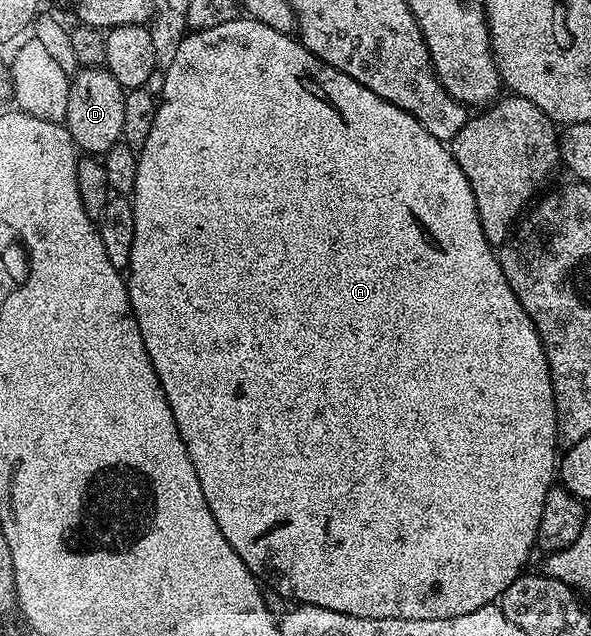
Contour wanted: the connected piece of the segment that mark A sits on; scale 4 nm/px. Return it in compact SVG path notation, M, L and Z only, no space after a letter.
M236 19L220 23L217 27L184 34L175 59L164 70L165 82L157 102L155 123L151 123L147 143L143 143L137 153L135 187L131 194L135 211L135 239L131 243L127 284L129 302L139 323L147 355L155 367L155 375L159 375L167 403L171 407L171 415L175 415L179 435L195 467L195 475L199 475L203 499L207 499L207 507L211 507L211 515L215 515L215 523L219 523L223 539L235 547L235 555L247 563L258 581L290 602L327 607L331 611L356 617L455 619L459 615L467 615L479 607L494 604L528 566L525 564L529 561L529 552L534 552L537 544L539 519L543 519L543 503L547 499L547 491L555 485L555 470L559 465L557 412L551 375L541 340L535 331L535 323L531 323L527 311L523 311L519 299L515 299L515 291L511 291L497 262L494 246L483 235L479 211L475 207L475 195L471 195L471 183L467 183L467 175L459 171L459 163L455 163L452 148L446 142L435 139L435 135L431 135L423 123L407 115L407 111L387 103L387 99L379 99L375 91L363 87L363 83L355 83L351 75L343 75L343 71L323 63L323 59L302 45L296 36L280 33L252 19L244 20Z

